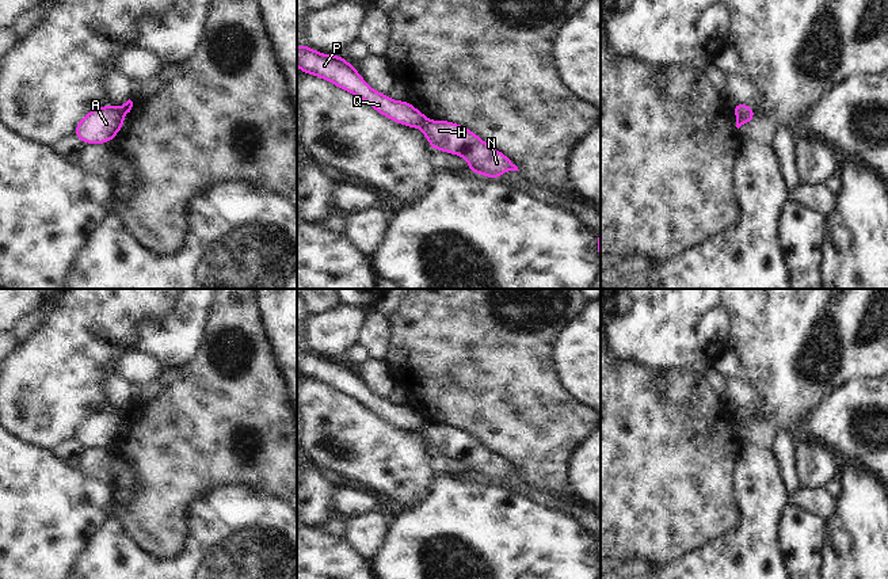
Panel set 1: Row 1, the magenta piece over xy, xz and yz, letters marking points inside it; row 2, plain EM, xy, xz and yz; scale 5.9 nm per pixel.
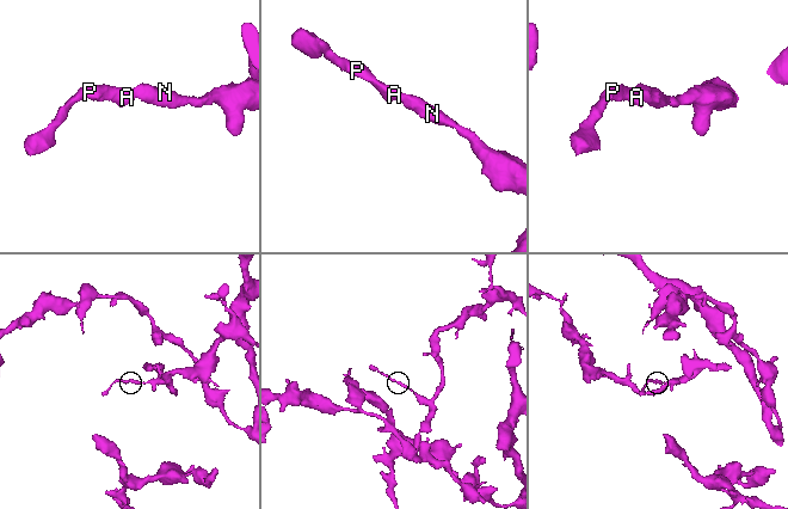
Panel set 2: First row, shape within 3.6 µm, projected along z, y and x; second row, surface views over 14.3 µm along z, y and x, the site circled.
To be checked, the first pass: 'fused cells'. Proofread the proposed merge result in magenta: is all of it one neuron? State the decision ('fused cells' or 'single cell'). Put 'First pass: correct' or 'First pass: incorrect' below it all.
fused cells
First pass: correct

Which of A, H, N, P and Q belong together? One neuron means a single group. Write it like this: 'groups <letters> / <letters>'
groups A P Q / H N

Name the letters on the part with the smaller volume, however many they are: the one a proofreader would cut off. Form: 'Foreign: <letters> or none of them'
Foreign: A, P, Q

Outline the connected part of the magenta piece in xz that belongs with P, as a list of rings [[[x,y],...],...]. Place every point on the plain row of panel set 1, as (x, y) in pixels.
[[[300,347],[297,370],[300,376],[321,381],[351,396],[396,427],[415,433],[422,431],[427,424],[424,418],[405,403],[396,405],[388,399],[374,395],[343,359],[327,359]]]

